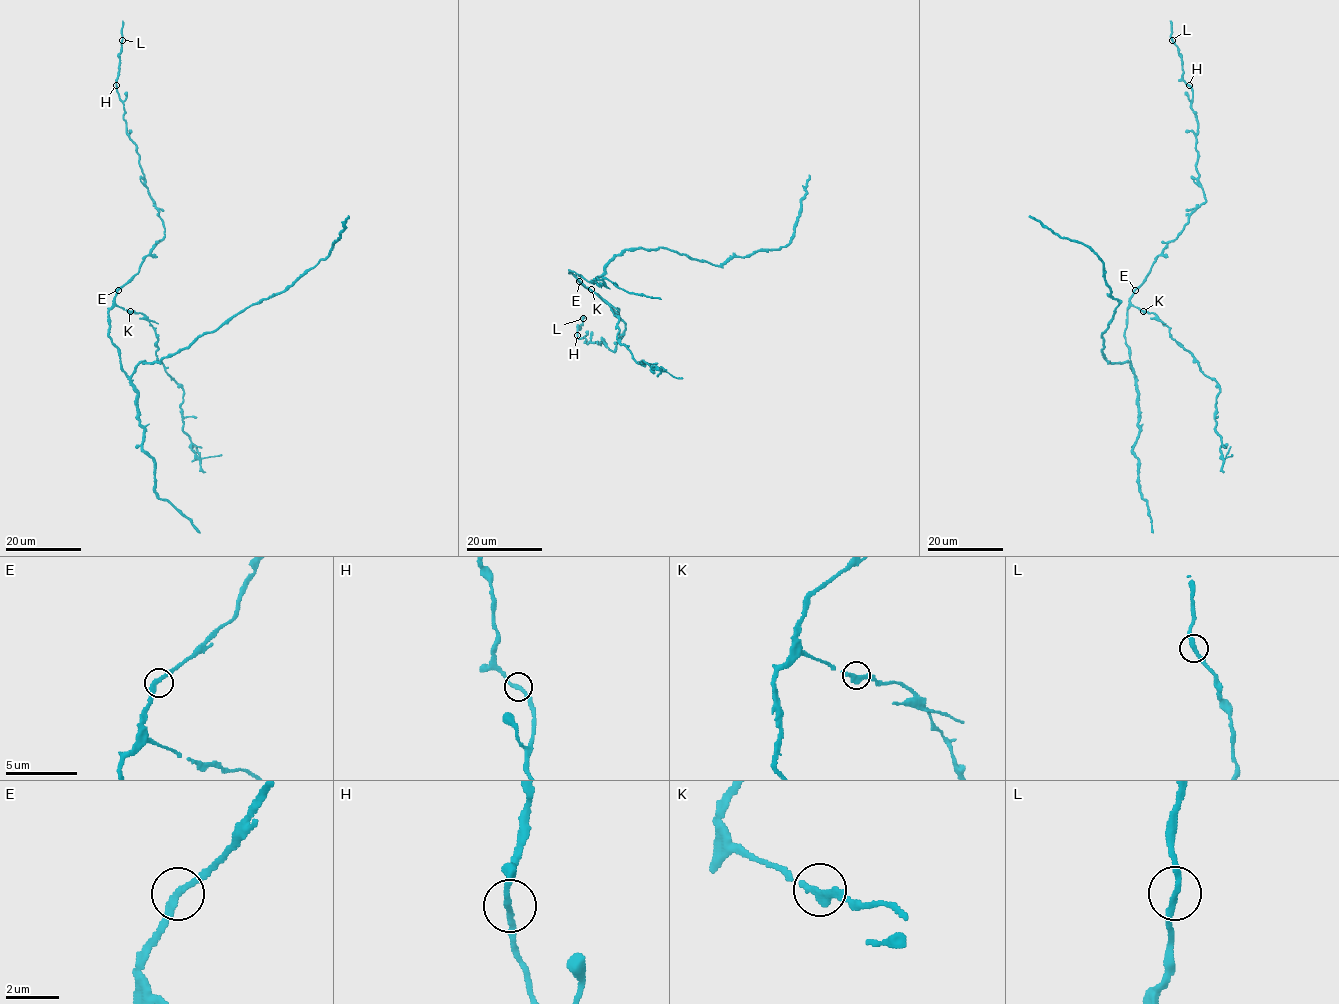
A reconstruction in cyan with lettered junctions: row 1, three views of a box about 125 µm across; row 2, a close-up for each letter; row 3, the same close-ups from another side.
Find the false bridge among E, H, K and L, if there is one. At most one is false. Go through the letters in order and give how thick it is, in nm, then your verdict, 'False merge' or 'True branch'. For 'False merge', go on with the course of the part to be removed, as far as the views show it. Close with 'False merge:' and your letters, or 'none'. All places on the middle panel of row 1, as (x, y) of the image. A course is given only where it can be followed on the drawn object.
E: Thickness 240 nm. True branch
H: Thickness 240 nm. True branch
K: Thickness 280 nm. False merge. Course of the part to remove: (590, 289), (618, 318), (618, 340), (638, 363), (644, 366), (643, 361), (652, 368), (682, 377)
L: Thickness 240 nm. True branch
False merge: K

